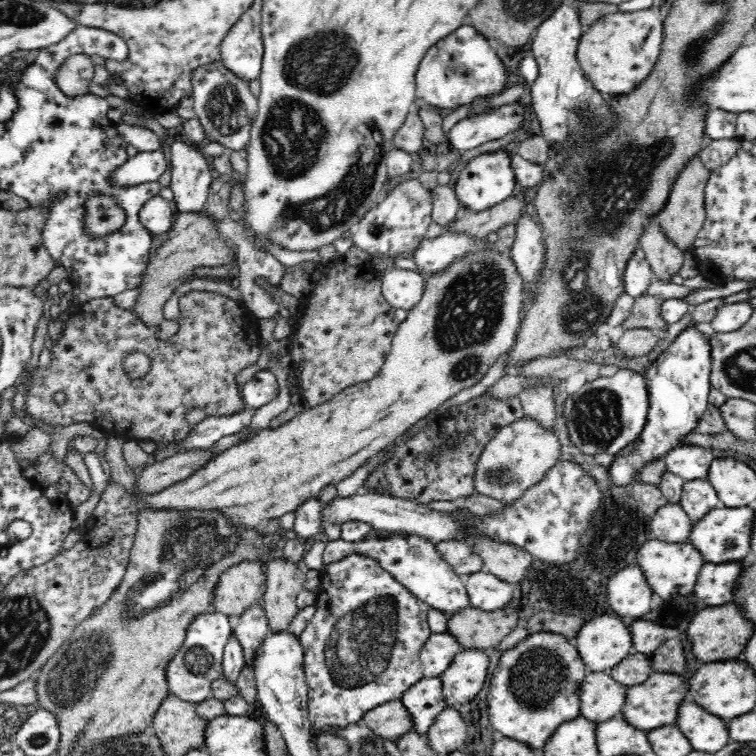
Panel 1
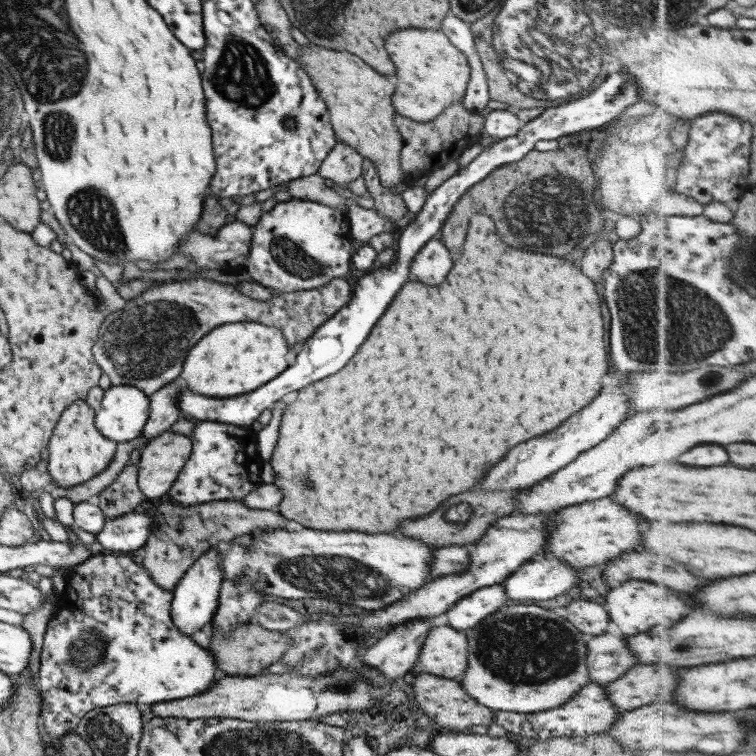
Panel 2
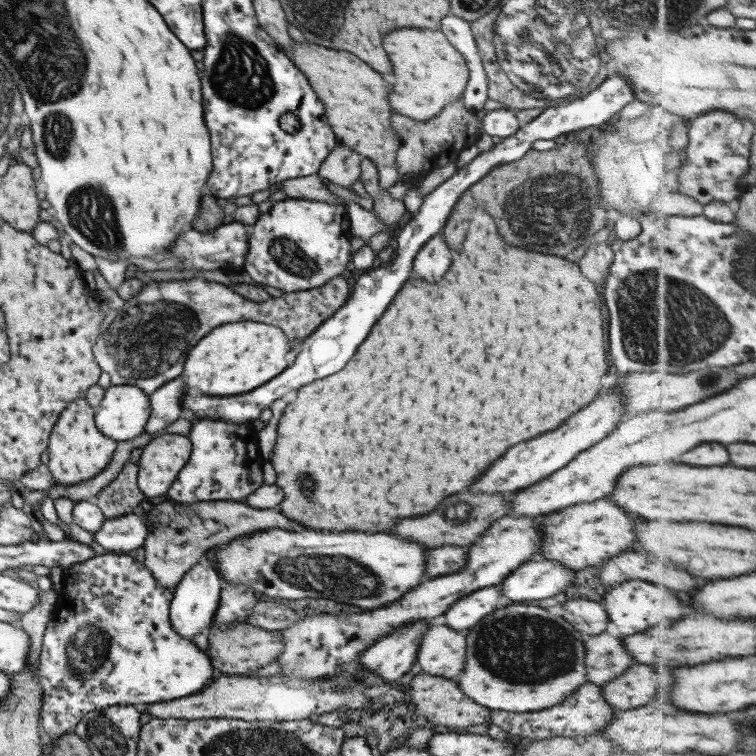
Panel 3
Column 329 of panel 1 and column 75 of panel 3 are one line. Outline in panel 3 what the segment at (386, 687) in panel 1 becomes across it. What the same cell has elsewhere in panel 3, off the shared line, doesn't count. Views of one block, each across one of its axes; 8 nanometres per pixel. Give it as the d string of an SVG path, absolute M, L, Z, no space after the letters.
M100 552L94 555L94 558L88 559L84 563L71 564L69 567L64 568L62 590L61 592L57 592L57 594L58 602L55 604L52 619L46 624L41 653L37 661L40 686L42 686L40 718L44 732L51 739L56 740L66 733L74 732L80 719L90 711L118 704L131 704L142 707L148 703L161 703L166 702L166 700L176 700L178 698L184 698L184 696L192 696L196 692L202 692L202 688L206 688L206 684L210 684L218 675L214 667L212 667L211 656L196 646L192 639L186 639L186 637L182 637L178 631L174 630L169 616L173 590L164 588L162 584L158 584L158 580L144 566L144 562L138 562L134 556L132 557L130 554L122 554L120 552Z

